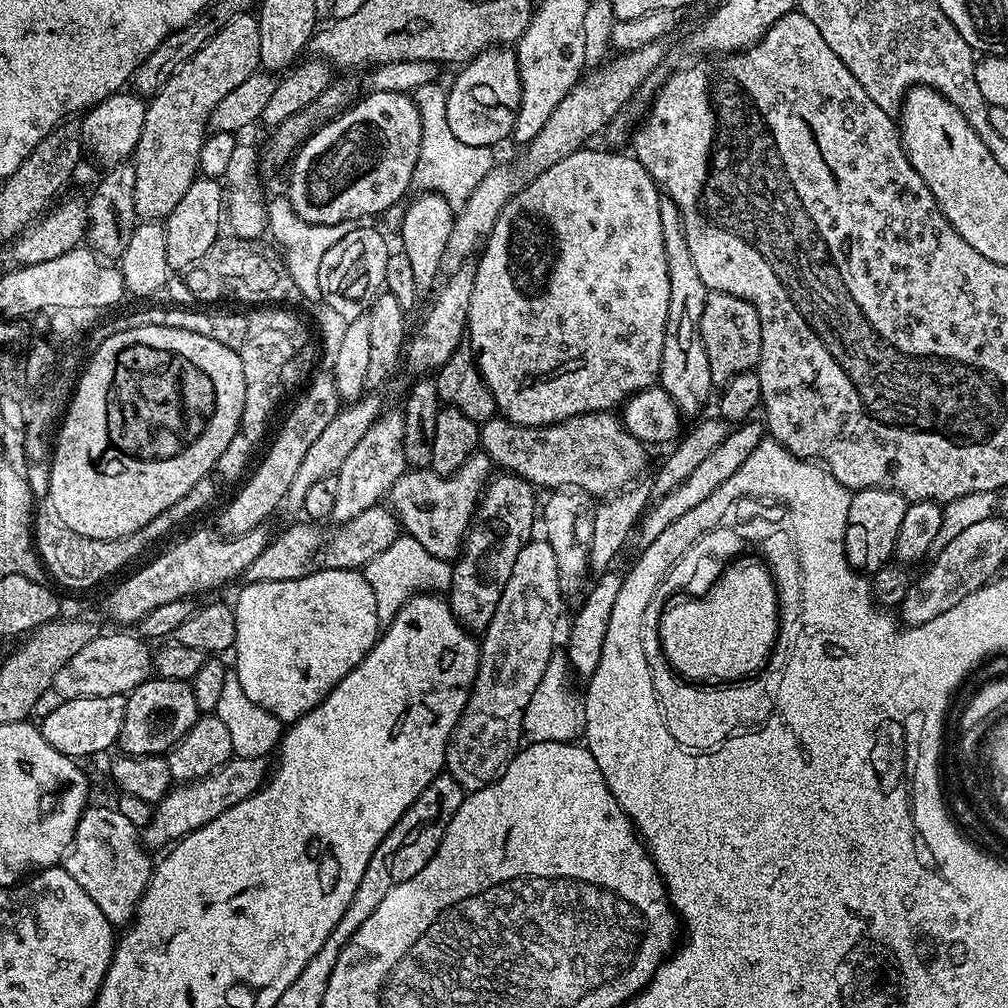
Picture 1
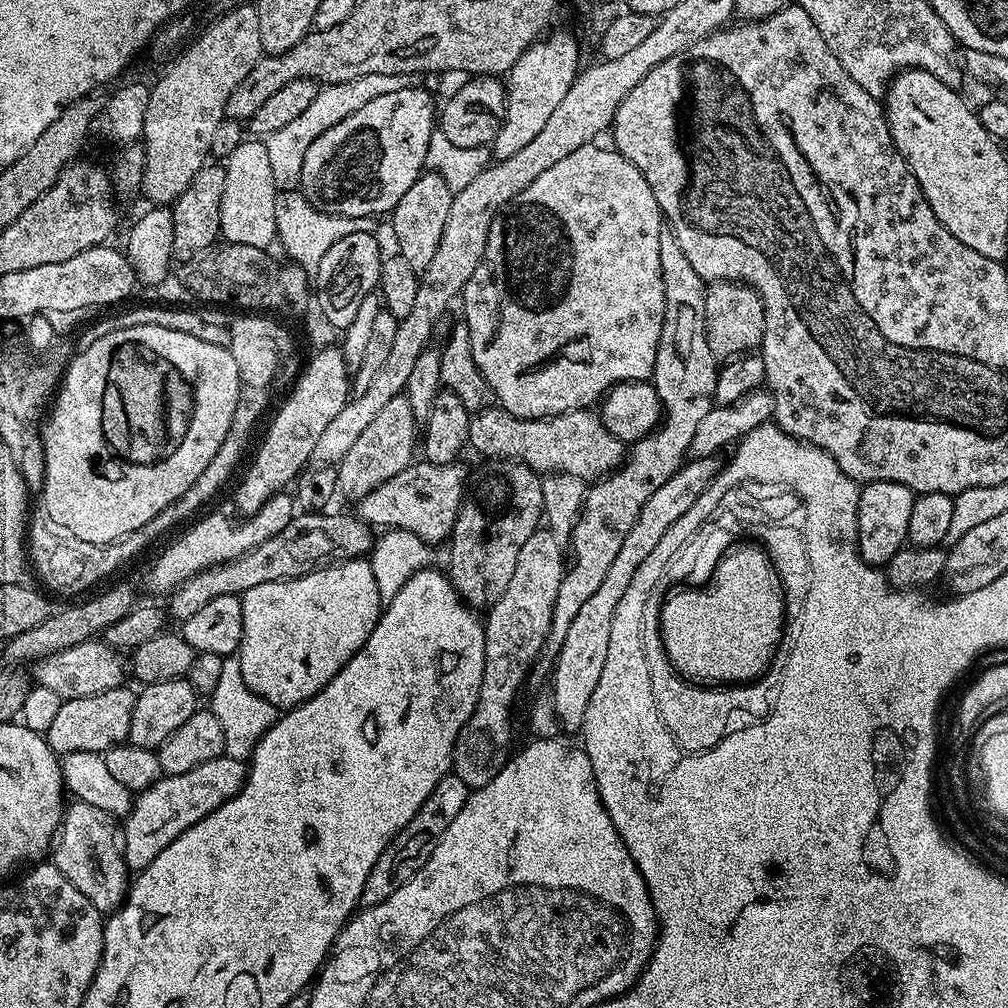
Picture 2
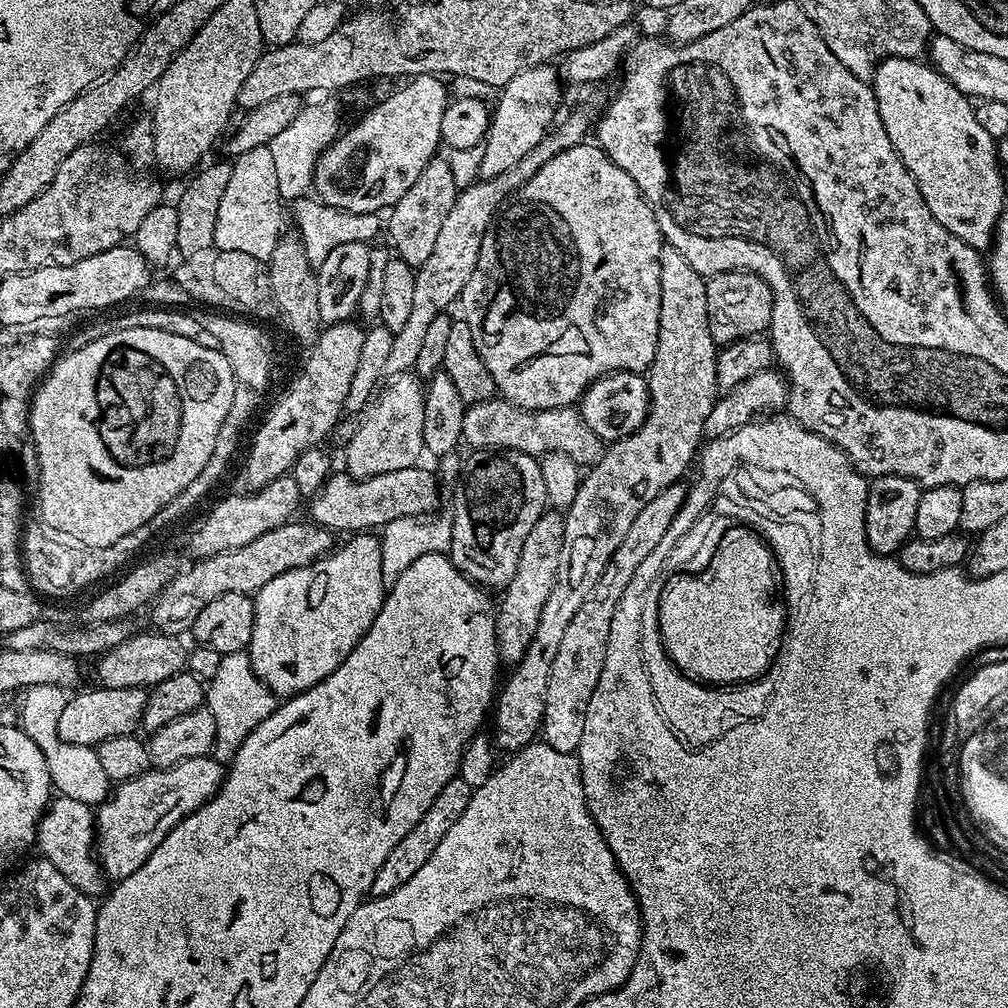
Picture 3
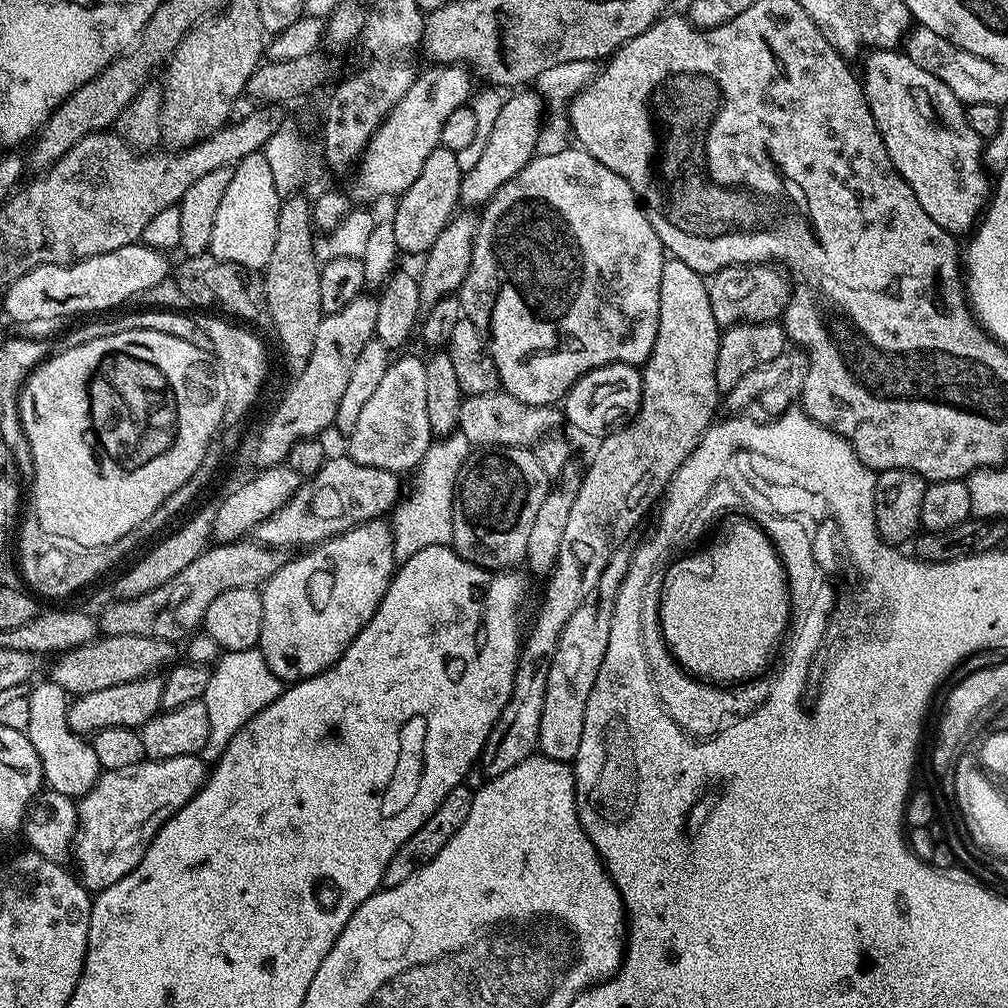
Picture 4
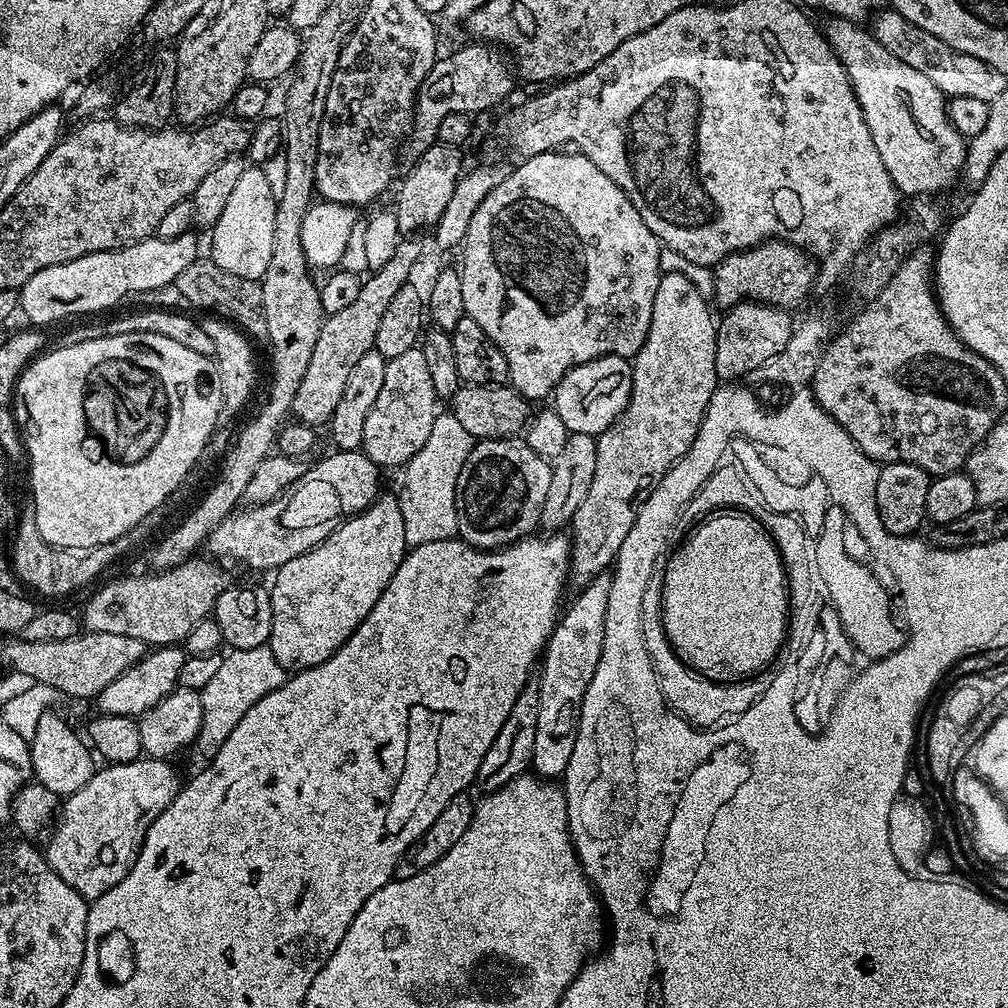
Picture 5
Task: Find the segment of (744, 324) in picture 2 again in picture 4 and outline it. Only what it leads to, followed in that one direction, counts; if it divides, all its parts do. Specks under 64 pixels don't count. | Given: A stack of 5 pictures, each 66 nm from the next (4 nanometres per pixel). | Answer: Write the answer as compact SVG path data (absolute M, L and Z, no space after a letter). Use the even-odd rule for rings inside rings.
M771 263L763 264L732 264L728 268L723 268L720 272L711 273L707 281L708 293L710 294L710 310L714 310L714 318L721 326L731 326L748 322L776 322L781 319L780 315L785 315L790 301L794 295L790 287L790 280L783 271L779 272L779 267Z

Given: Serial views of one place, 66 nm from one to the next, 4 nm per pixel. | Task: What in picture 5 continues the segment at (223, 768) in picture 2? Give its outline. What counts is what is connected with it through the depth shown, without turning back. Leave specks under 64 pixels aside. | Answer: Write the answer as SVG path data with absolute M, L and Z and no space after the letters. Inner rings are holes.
M141 758L125 764L105 763L100 766L104 768L97 767L93 771L86 786L67 793L51 825L52 837L49 838L48 845L43 845L42 851L54 874L58 874L58 878L62 878L66 886L74 886L83 900L91 902L98 899L106 894L106 890L118 886L122 878L126 878L130 866L136 861L136 855L140 853L146 830L150 830L154 818L158 818L158 814L162 814L162 810L166 810L166 806L174 802L182 787L182 779L170 765L168 760L151 758Z

